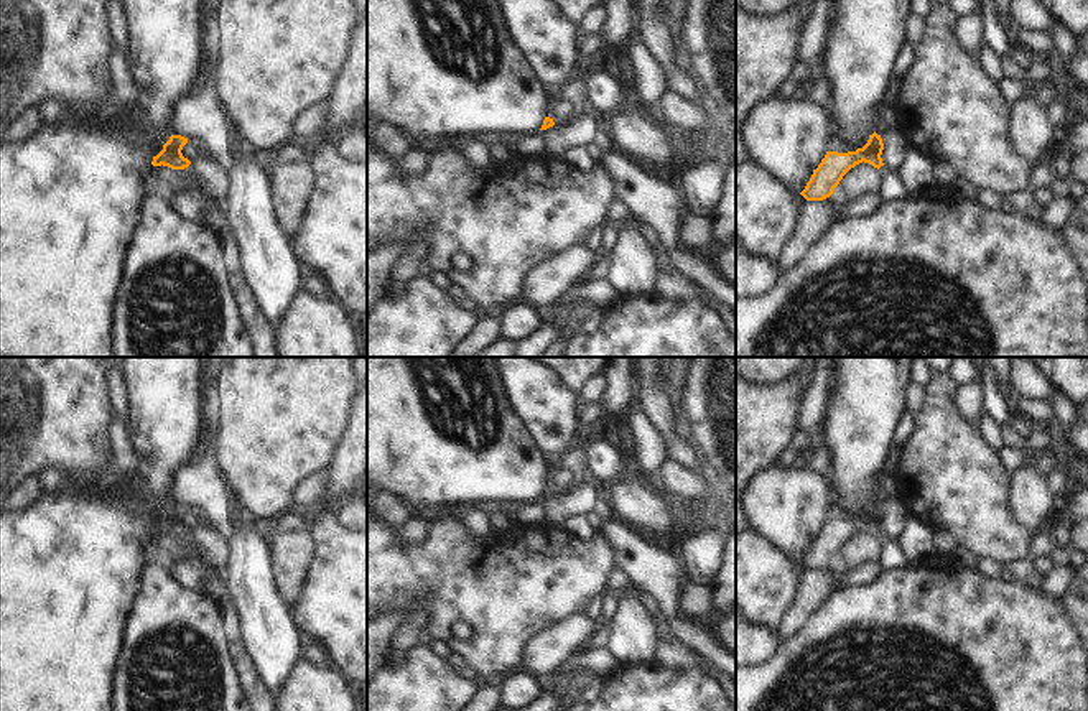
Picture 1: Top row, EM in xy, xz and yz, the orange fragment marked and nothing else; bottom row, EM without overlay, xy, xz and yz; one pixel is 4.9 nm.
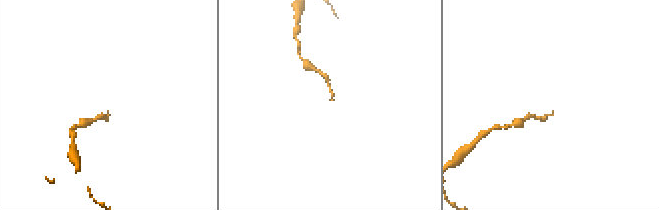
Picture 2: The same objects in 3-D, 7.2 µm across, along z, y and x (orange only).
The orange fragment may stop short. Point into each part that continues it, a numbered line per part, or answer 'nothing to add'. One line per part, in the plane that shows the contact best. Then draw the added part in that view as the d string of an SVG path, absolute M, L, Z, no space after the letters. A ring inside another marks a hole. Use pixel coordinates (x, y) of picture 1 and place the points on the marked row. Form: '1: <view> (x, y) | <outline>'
nothing to add

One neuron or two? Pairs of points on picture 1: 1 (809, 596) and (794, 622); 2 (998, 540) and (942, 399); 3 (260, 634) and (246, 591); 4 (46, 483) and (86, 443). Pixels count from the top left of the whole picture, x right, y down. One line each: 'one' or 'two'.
1: one
2: one
3: one
4: two

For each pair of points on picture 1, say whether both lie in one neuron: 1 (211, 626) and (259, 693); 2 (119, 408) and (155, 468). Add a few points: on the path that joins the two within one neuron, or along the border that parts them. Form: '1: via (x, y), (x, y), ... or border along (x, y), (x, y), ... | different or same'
1: border along (219, 614), (232, 660), (232, 673), (242, 688) | different
2: border along (125, 381), (127, 420), (124, 423) | different

